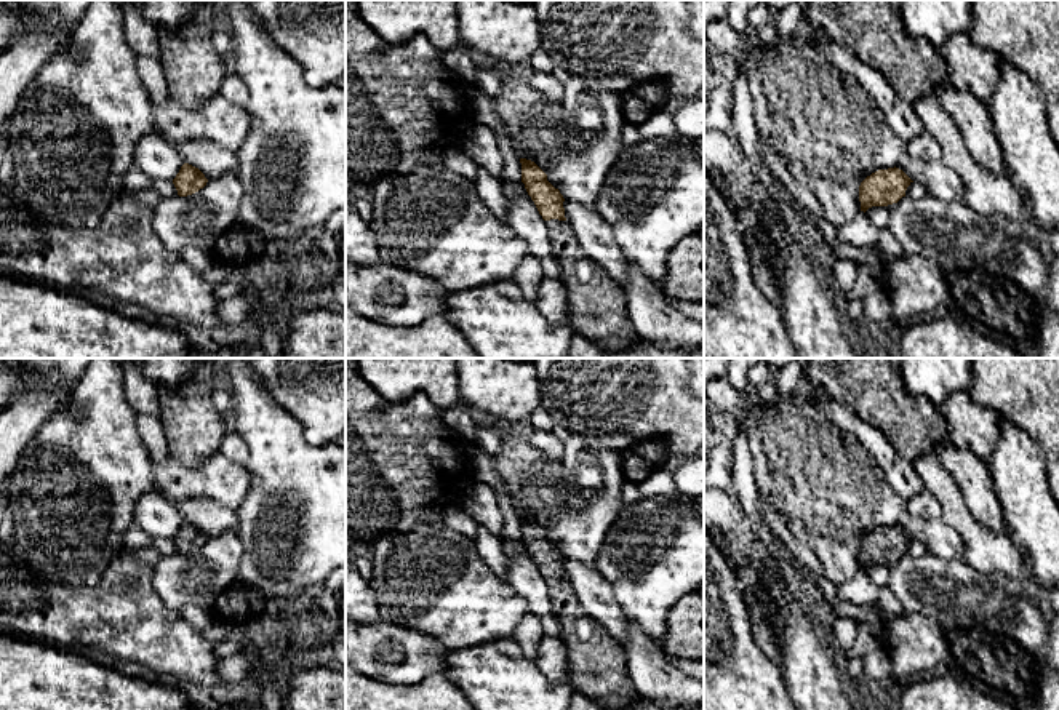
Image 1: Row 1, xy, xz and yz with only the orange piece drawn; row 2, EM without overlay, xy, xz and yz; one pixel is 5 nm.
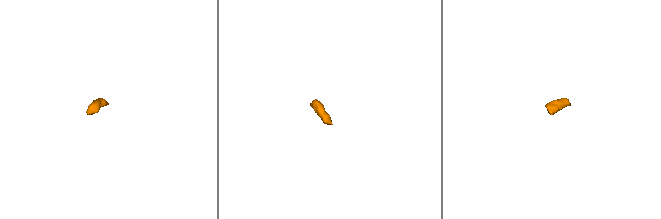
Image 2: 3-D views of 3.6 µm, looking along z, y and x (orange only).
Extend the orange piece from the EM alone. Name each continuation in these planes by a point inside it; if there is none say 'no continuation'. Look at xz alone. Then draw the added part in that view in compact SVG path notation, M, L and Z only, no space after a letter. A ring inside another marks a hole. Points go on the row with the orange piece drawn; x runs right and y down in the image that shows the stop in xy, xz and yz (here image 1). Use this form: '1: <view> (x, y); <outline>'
1: xz (597, 309); M550 219L545 224L574 333L587 336L603 350L637 344L640 337L627 315L624 288L585 254L566 221Z

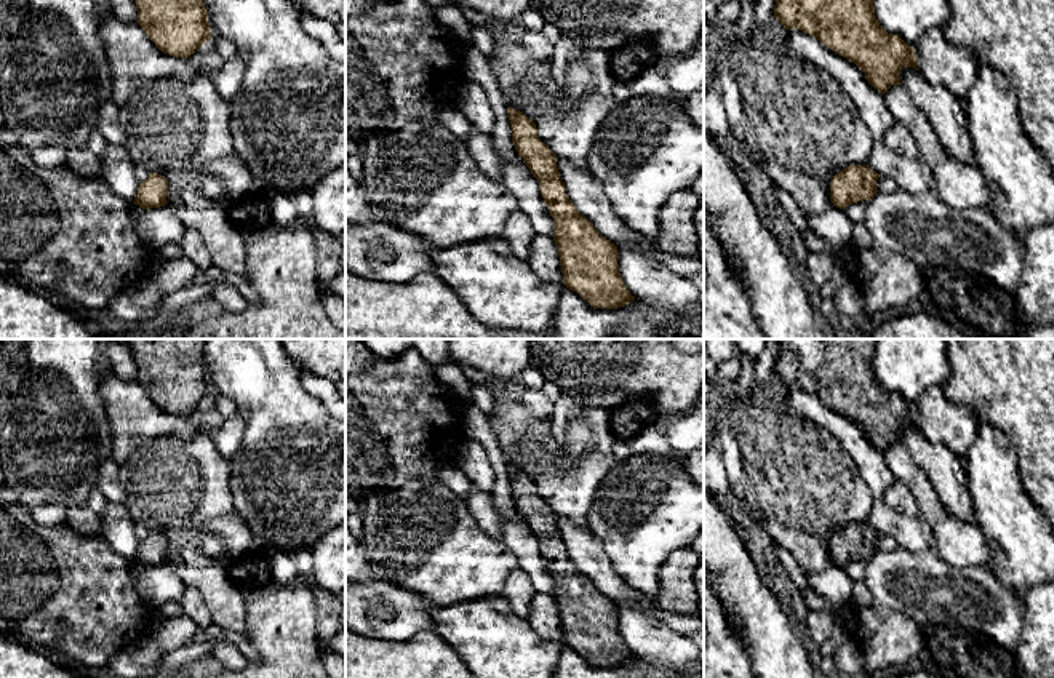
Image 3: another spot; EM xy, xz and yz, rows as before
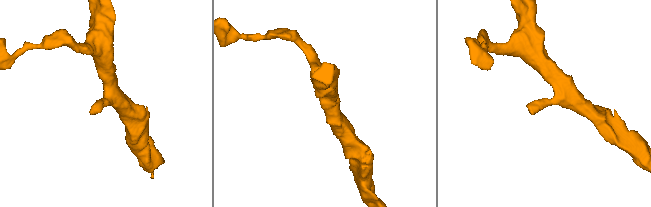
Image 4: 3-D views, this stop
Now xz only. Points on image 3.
no continuation

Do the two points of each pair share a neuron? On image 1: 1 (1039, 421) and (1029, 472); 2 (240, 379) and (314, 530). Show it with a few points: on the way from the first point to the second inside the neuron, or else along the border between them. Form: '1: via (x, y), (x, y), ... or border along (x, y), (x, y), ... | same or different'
1: border along (1003, 419), (1021, 427), (1042, 450) | different
2: via (259, 416), (275, 438), (279, 458), (299, 493) | same

